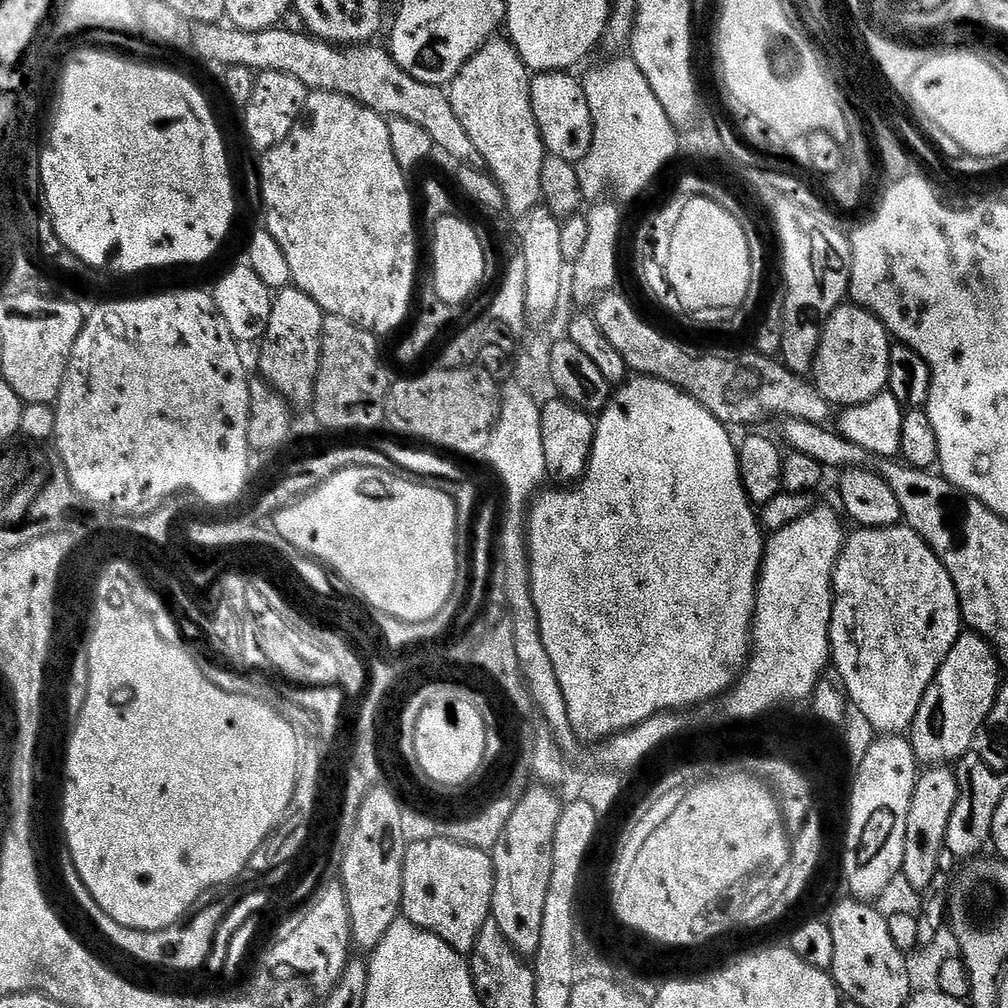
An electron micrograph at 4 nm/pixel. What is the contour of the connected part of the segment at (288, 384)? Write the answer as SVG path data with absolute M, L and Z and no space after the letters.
M289 286L273 295L270 326L259 341L261 362L259 375L267 380L268 387L283 394L284 399L296 404L313 403L316 395L316 375L320 369L322 322L326 313L301 288Z

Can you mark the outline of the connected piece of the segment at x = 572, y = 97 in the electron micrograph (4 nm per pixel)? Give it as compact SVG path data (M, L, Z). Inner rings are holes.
M571 71L535 73L530 86L530 102L538 130L542 134L545 153L577 165L582 158L586 158L586 154L590 154L592 115L583 83L579 79L575 80L572 75Z

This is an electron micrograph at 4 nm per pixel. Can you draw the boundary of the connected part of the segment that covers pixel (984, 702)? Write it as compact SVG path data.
M971 630L961 631L954 642L950 654L942 662L938 674L922 698L922 706L918 706L918 714L910 729L912 748L916 751L916 759L924 766L948 766L958 762L975 745L990 710L996 705L996 695L1000 693L1002 665L992 648L992 643Z

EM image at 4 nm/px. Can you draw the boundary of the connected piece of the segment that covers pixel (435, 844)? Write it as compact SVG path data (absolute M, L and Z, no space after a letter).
M413 839L406 849L401 900L403 915L407 923L418 926L421 932L433 932L456 952L470 954L492 915L496 882L492 857L483 848L453 840L431 839Z

